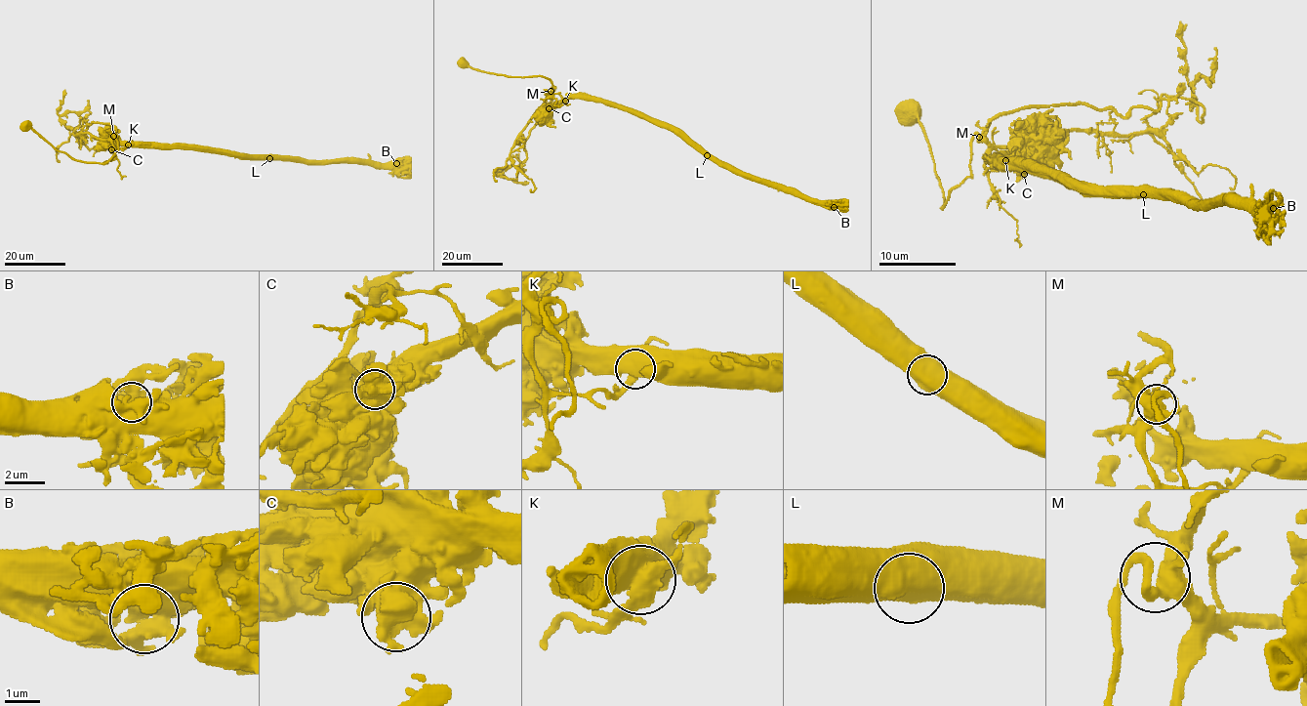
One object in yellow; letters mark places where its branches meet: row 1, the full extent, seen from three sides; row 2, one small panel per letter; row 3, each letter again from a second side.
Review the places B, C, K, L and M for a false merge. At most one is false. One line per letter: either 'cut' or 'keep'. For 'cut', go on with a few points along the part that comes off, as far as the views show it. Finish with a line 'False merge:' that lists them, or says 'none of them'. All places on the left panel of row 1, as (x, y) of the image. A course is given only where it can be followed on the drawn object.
B: keep
C: keep
K: cut; foreign part runs (127, 145), (115, 148), (110, 140), (73, 134), (81, 119), (69, 129), (60, 116), (83, 111), (87, 100)
L: keep
M: keep
False merge: K

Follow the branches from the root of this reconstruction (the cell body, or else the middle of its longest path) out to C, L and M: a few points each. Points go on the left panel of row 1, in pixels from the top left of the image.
C: (186, 149), (117, 144), (111, 149)
L: (186, 149), (214, 149), (269, 158)
M: (186, 149), (142, 145), (115, 148), (112, 144), (113, 136)

